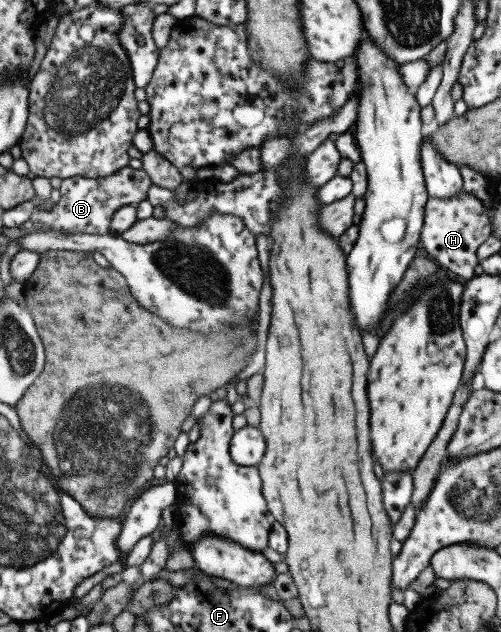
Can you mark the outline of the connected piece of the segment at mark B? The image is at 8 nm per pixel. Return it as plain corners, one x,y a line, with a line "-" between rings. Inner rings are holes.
124,166
109,176
70,176
62,180
59,202
55,203
51,210
36,209
30,220
37,230
52,228
53,231
71,234
110,234
110,224
115,212
122,206
137,206
139,202
147,200
151,185
152,182
143,169
133,169
130,166

